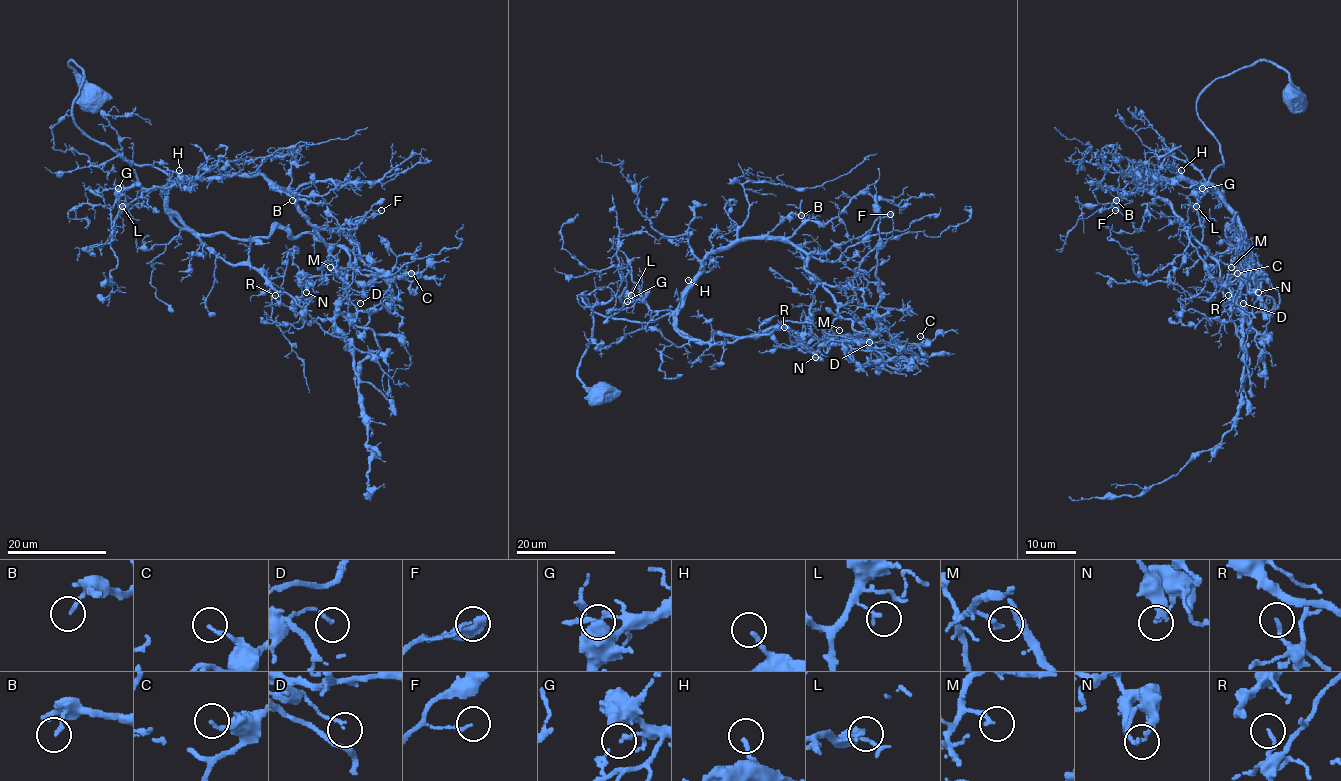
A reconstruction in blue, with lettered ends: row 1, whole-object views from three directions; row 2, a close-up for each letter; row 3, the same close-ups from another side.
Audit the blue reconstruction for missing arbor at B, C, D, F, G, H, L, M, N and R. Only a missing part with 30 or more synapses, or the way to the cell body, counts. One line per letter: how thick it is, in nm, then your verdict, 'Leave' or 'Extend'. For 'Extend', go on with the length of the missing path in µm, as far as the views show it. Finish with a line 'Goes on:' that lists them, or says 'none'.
B: Thickness 140 nm. Leave
C: Thickness 150 nm. Leave
D: Thickness 120 nm. Leave
F: Thickness 90 nm. Leave
G: Thickness 160 nm. Leave
H: Thickness 170 nm. Extend. Missing length about 8 µm
L: Thickness 150 nm. Leave
M: Thickness 190 nm. Leave
N: Thickness 150 nm. Leave
R: Thickness 150 nm. Leave
Goes on: H

